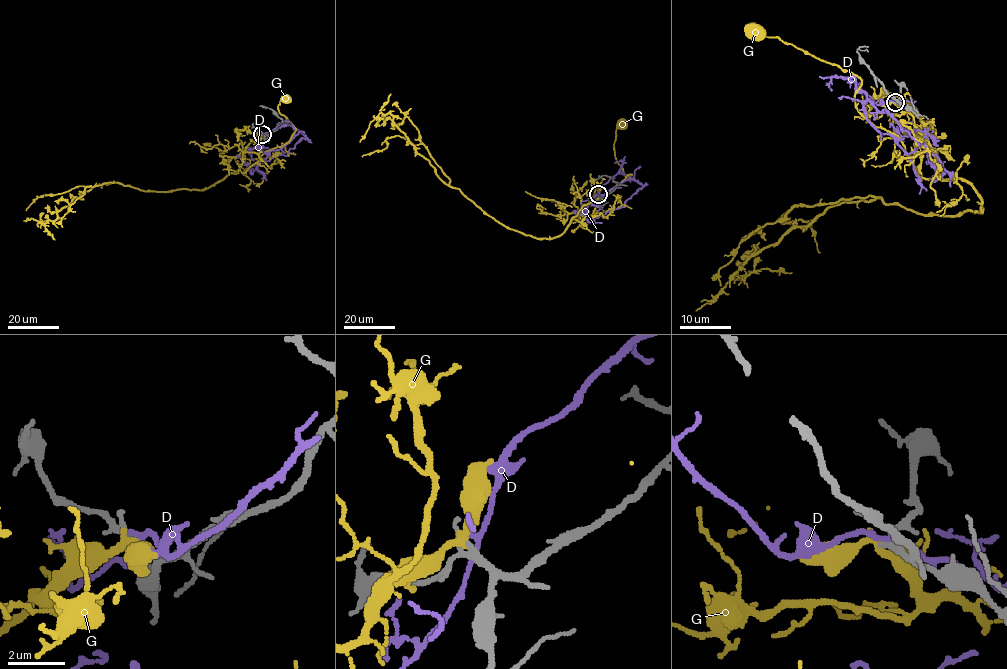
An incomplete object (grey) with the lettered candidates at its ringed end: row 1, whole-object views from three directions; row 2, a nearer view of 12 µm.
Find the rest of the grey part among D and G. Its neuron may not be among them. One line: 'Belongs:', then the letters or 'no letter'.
Belongs: G

